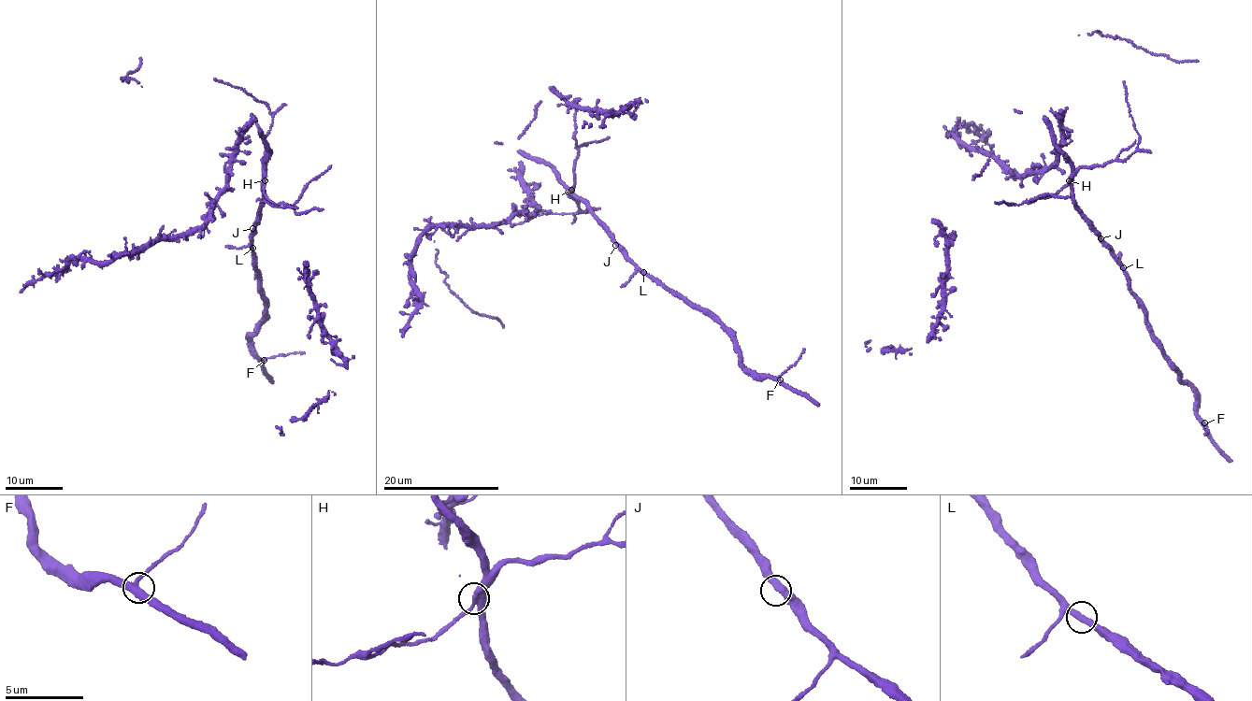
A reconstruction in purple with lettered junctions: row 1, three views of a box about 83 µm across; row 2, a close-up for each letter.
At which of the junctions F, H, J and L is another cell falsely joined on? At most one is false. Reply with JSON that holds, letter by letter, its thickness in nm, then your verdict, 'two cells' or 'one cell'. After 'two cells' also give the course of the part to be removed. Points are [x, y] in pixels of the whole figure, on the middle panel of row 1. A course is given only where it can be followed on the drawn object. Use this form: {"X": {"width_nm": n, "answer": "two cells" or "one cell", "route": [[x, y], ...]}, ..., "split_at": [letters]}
{"F": {"width_nm": 400, "answer": "one cell"}, "H": {"width_nm": 380, "answer": "one cell"}, "J": {"width_nm": 400, "answer": "one cell"}, "L": {"width_nm": 400, "answer": "one cell"}, "split_at": []}

